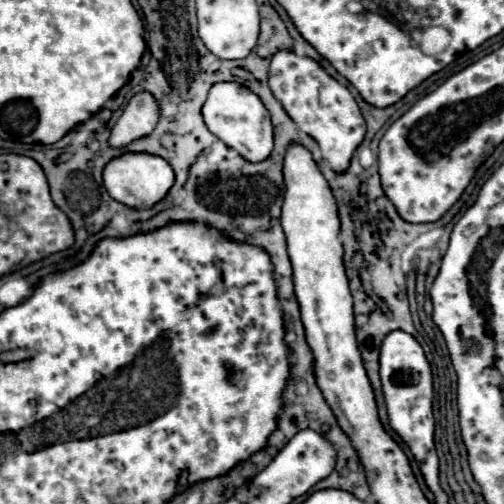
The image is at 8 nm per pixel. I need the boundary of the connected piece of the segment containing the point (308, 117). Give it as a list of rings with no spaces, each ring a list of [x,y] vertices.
[[[278,50],[270,58],[268,86],[296,126],[318,142],[322,158],[330,164],[330,168],[344,174],[350,166],[354,150],[360,146],[366,134],[366,122],[350,90],[334,80],[316,60],[298,56],[292,50]]]

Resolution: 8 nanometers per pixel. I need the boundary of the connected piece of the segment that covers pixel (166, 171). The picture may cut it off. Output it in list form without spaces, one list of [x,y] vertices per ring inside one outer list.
[[[124,154],[108,162],[104,168],[104,186],[116,202],[130,208],[152,208],[164,200],[168,190],[174,186],[174,170],[168,162],[164,162],[164,158],[156,158],[152,154]]]

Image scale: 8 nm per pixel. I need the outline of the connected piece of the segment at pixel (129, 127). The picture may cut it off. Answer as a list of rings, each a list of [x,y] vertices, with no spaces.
[[[148,92],[136,94],[124,108],[116,126],[112,128],[108,146],[124,148],[138,138],[148,136],[156,128],[156,122],[160,116],[160,110],[156,110],[156,106],[158,104],[152,94],[148,94]]]

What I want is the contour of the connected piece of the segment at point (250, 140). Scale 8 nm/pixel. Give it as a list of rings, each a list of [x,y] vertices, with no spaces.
[[[236,82],[216,84],[208,94],[208,100],[202,108],[202,116],[204,116],[208,130],[216,138],[220,138],[228,148],[234,148],[248,162],[264,162],[270,156],[270,152],[274,148],[270,114],[266,110],[266,106],[262,104],[262,100],[248,88],[244,88]]]

